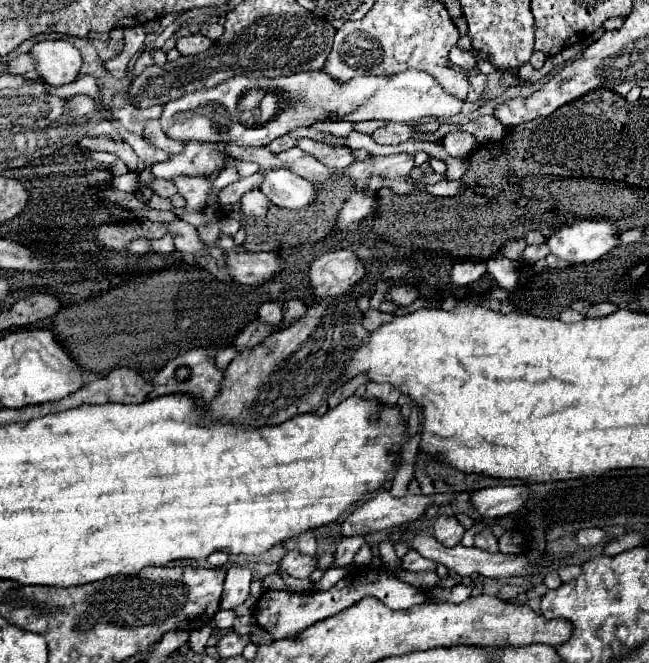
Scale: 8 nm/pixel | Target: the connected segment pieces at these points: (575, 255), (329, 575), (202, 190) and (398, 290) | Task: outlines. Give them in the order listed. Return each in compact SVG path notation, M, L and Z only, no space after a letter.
M586 220L574 226L558 228L546 240L550 254L570 264L594 262L618 244L616 228L604 220Z
M330 568L330 570L326 570L324 576L322 576L320 582L318 582L318 588L320 588L320 590L332 588L344 574L346 574L346 568Z
M178 176L172 180L178 188L178 194L186 200L184 210L202 210L210 204L212 196L212 180L208 178L190 178L190 176Z
M396 286L386 298L392 300L396 306L408 306L418 298L418 290L414 286Z

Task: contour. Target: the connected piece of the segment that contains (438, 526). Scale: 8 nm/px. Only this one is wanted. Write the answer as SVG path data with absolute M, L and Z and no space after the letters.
M438 516L434 522L434 536L440 544L452 548L460 544L464 536L464 526L458 522L458 518L448 518L448 516Z

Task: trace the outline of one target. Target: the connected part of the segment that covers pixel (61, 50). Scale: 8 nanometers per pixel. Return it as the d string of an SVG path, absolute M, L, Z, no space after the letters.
M44 40L32 48L36 72L48 84L62 86L78 78L82 68L80 52L68 40Z

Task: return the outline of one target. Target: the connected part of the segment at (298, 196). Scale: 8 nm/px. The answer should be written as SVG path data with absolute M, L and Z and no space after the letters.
M274 170L266 174L264 182L260 184L260 190L276 206L290 208L290 210L304 210L316 202L320 186L288 170Z

